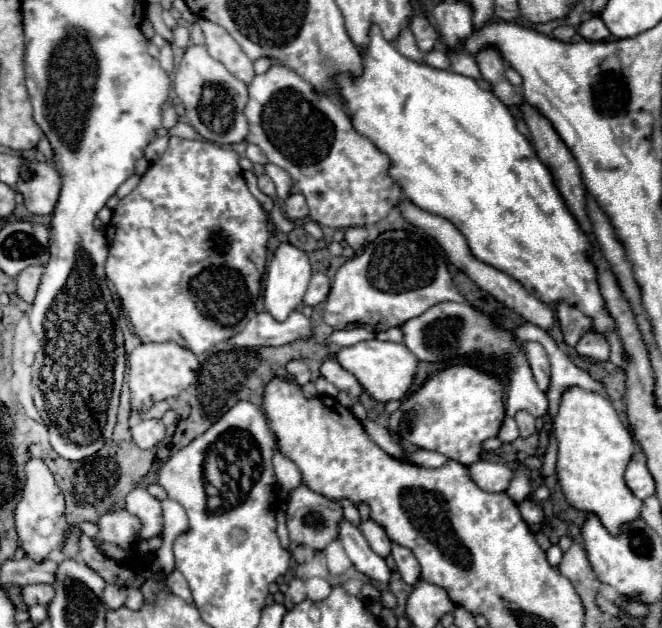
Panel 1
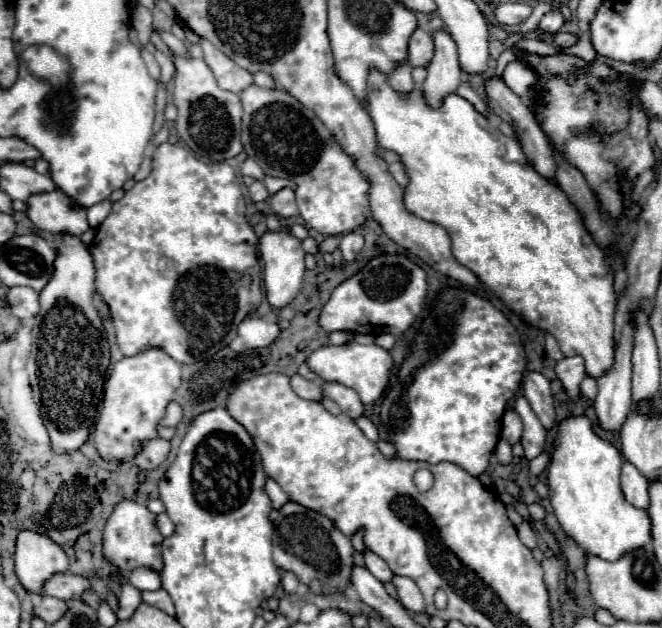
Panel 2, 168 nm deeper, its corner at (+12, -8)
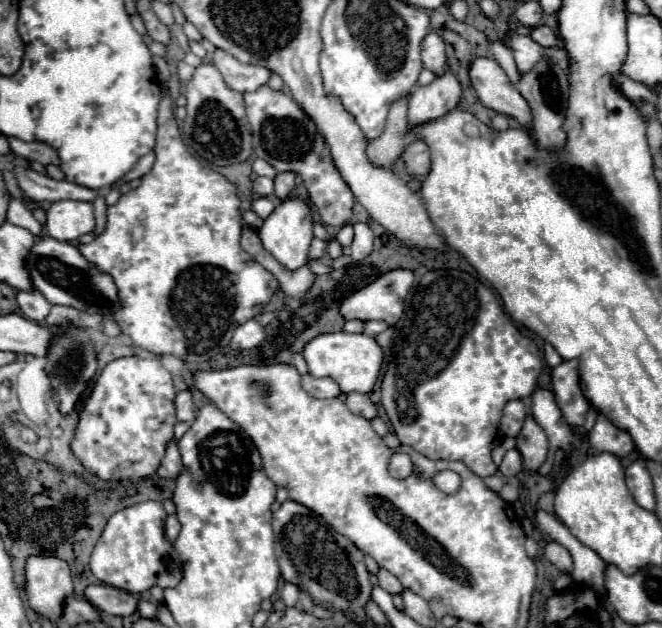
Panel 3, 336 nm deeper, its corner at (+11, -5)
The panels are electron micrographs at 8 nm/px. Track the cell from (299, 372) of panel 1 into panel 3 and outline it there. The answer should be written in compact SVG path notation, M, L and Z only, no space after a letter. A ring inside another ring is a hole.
M309 373L301 377L301 387L317 399L329 399L329 397L337 397L341 393L339 385L333 379L317 379L317 377L311 377Z

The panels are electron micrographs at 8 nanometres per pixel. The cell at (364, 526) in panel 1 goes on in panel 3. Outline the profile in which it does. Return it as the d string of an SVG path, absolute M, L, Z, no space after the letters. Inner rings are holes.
M379 569L377 571L377 581L389 593L401 593L401 589L403 589L403 585L399 583L399 579L395 575L391 575L387 569Z

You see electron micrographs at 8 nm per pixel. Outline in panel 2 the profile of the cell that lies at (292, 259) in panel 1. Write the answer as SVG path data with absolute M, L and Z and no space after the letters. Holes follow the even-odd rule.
M280 228L276 232L270 232L270 230L264 232L258 246L260 246L262 260L264 260L264 286L268 292L268 302L274 308L284 308L294 300L294 296L298 294L302 286L302 276L306 270L304 268L306 252L302 250L302 240L292 236L288 228Z

